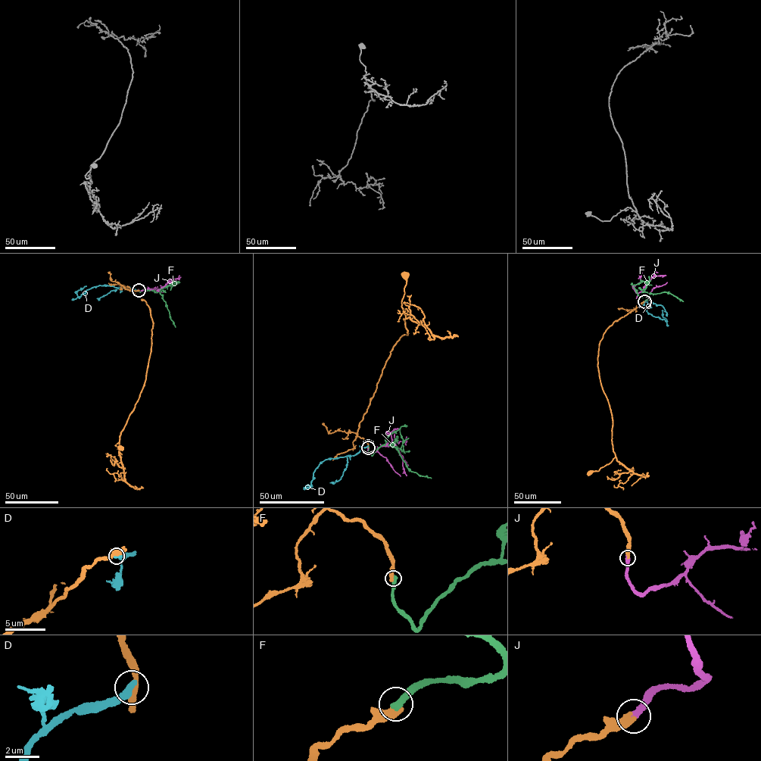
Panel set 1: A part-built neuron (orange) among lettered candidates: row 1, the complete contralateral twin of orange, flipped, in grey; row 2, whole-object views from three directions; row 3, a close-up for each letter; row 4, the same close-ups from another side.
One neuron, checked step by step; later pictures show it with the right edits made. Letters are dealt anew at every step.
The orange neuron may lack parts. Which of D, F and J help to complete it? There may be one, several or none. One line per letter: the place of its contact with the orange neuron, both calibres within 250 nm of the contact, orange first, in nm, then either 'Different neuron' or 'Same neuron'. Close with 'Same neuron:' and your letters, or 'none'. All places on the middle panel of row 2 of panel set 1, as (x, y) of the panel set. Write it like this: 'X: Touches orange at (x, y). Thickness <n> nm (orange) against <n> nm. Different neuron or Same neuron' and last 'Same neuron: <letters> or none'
D: Touches orange at (368, 446). Thickness 440 nm (orange) against 440 nm. Different neuron
F: Touches orange at (368, 447). Thickness 500 nm (orange) against 480 nm. Different neuron
J: Touches orange at (368, 447). Thickness 440 nm (orange) against 400 nm. Same neuron
Same neuron: J

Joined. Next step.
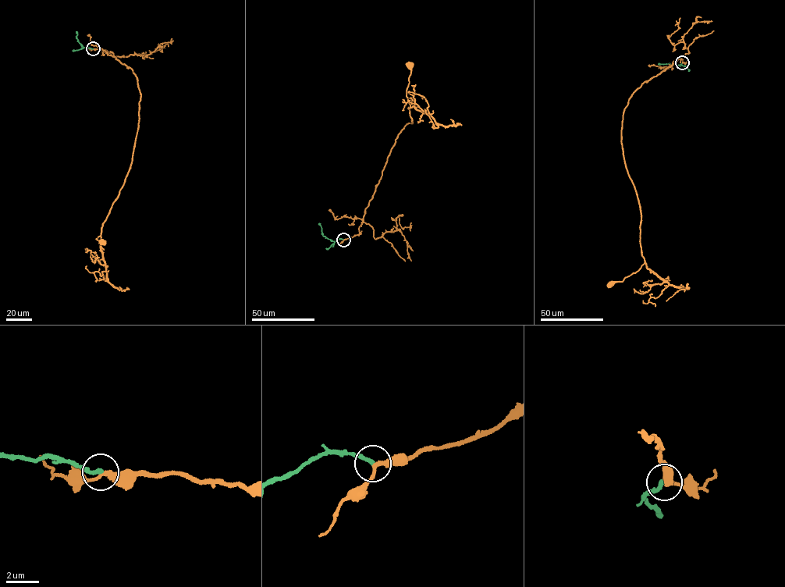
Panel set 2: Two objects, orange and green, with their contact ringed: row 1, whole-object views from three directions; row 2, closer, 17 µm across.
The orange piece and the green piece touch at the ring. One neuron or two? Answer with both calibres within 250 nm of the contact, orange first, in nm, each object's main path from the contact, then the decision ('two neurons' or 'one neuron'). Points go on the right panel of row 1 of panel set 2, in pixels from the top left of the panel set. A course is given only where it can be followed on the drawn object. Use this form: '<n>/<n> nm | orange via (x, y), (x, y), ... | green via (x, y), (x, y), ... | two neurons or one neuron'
240/240 nm | orange via (682, 62), (677, 58), (641, 84), (623, 114), (623, 154), (641, 211), (644, 262), (622, 281), (609, 284) | green via (682, 62), (682, 65), (658, 64) | one neuron

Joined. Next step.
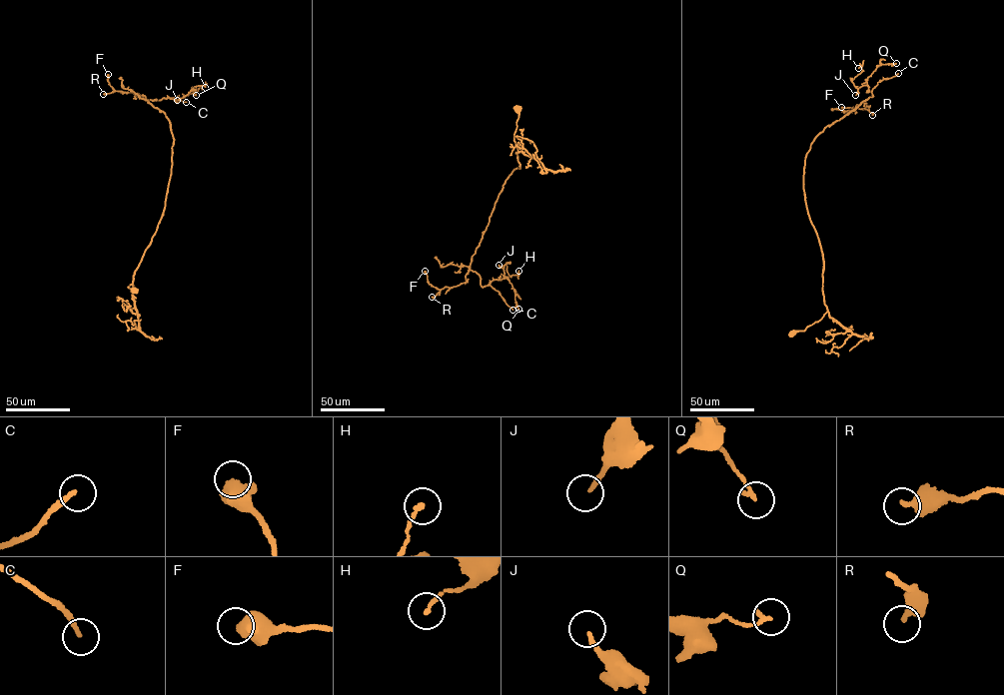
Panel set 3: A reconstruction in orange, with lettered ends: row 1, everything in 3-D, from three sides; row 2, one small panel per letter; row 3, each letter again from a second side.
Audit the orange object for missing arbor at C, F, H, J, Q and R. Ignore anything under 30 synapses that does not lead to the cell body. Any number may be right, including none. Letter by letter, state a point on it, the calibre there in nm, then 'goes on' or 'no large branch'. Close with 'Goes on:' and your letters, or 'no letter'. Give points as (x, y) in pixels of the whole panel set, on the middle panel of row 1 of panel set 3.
C: place (512, 310); calibre 200 nm; goes on
F: place (425, 271); calibre 650 nm; no large branch
H: place (518, 271); calibre 160 nm; no large branch
J: place (499, 265); calibre 180 nm; no large branch
Q: place (518, 309); calibre 160 nm; no large branch
R: place (432, 297); calibre 320 nm; no large branch
Goes on: C

